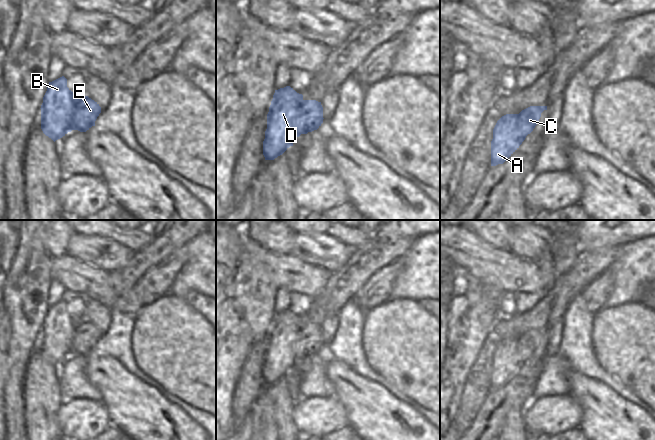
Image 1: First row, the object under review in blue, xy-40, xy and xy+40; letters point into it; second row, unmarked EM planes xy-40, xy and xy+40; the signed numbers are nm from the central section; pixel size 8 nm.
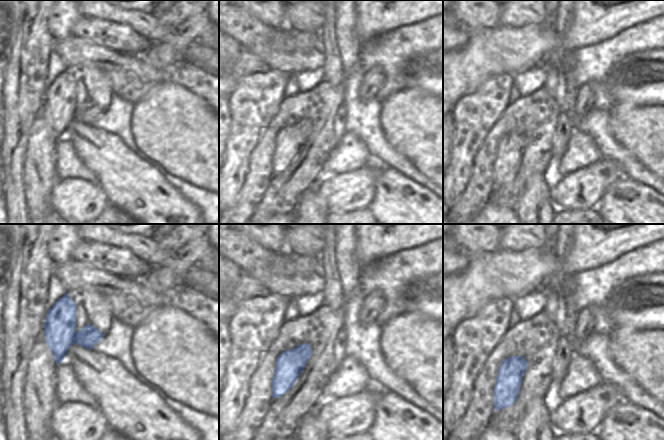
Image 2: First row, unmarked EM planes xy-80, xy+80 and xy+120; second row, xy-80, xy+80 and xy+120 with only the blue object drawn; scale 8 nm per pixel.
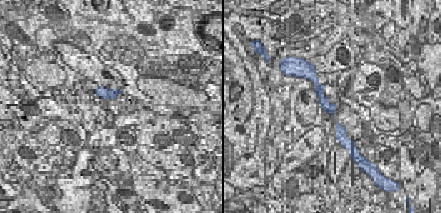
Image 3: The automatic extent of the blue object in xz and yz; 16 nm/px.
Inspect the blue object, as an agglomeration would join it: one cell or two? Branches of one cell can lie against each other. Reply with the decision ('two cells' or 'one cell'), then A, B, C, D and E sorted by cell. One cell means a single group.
two cells; A B D / C E

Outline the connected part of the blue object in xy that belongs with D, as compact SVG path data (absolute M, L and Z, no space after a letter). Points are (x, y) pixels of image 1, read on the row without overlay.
M290 310L275 314L269 336L267 338L267 353L263 365L263 379L265 384L274 384L282 379L290 370L293 370L296 362L301 358L297 355L295 343L303 327L303 319L297 317Z

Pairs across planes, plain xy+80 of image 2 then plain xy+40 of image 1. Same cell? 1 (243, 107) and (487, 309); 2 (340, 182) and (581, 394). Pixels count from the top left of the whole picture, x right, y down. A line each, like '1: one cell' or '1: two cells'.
1: one cell
2: two cells

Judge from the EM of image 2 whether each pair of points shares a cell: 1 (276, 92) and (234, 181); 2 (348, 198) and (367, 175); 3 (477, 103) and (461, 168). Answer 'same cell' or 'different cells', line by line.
1: same cell
2: same cell
3: same cell

